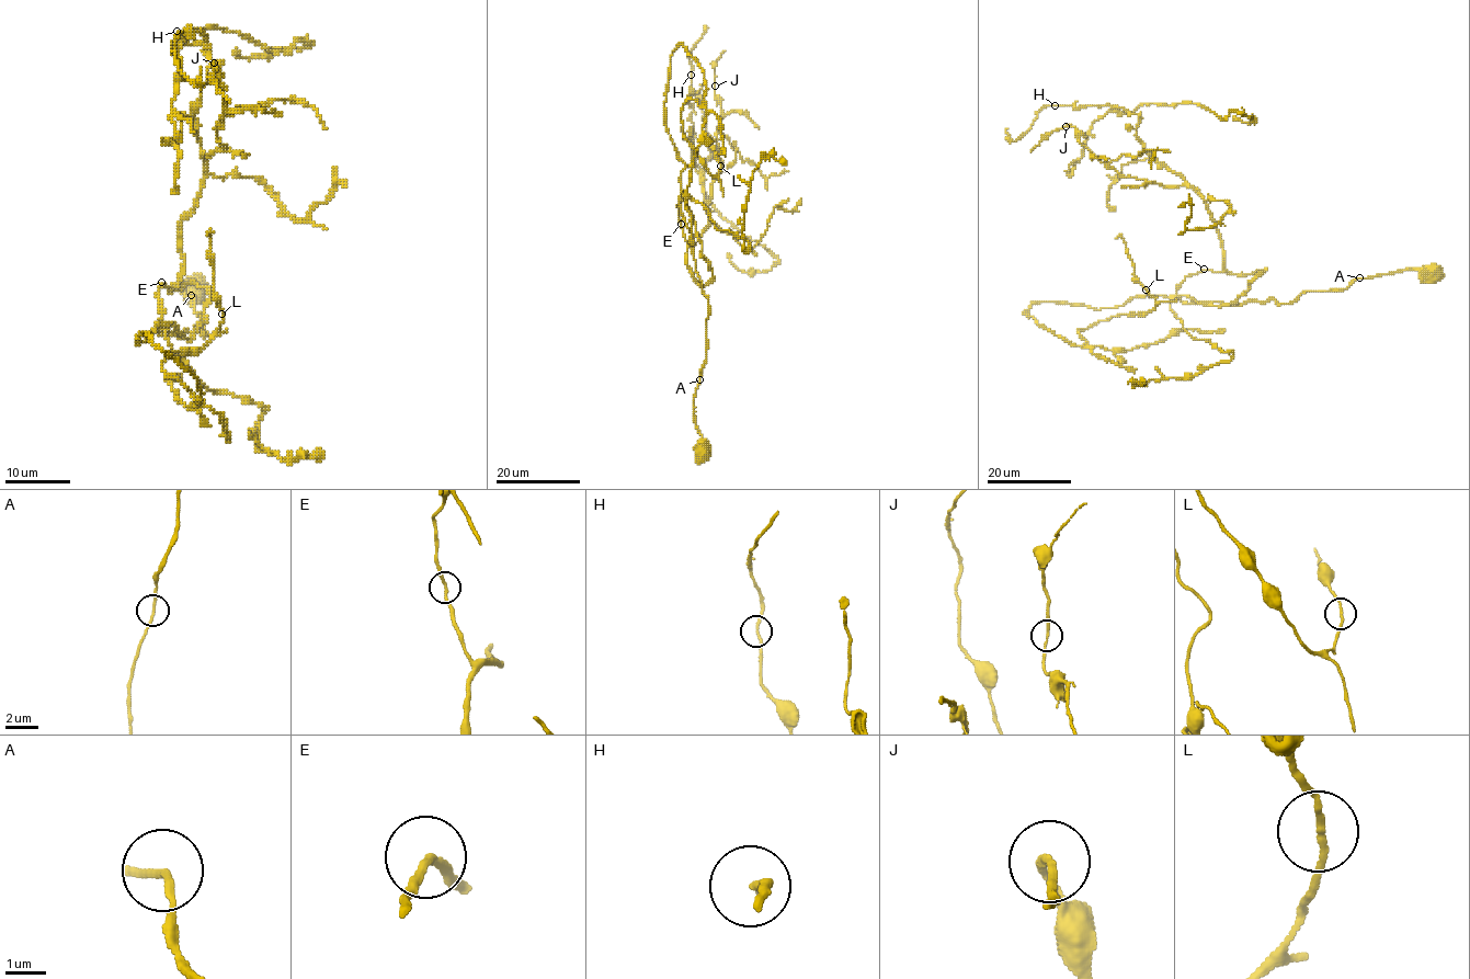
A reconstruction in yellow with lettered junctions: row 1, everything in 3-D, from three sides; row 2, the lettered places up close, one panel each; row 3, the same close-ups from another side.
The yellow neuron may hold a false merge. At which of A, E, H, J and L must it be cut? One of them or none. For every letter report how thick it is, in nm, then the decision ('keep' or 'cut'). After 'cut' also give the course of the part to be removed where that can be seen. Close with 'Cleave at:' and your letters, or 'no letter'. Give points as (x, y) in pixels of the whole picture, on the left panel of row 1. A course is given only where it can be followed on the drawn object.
A: calibre 160 nm; keep
E: calibre 160 nm; keep
H: calibre 160 nm; keep
J: calibre 150 nm; keep
L: calibre 140 nm; keep
Cleave at: no letter

